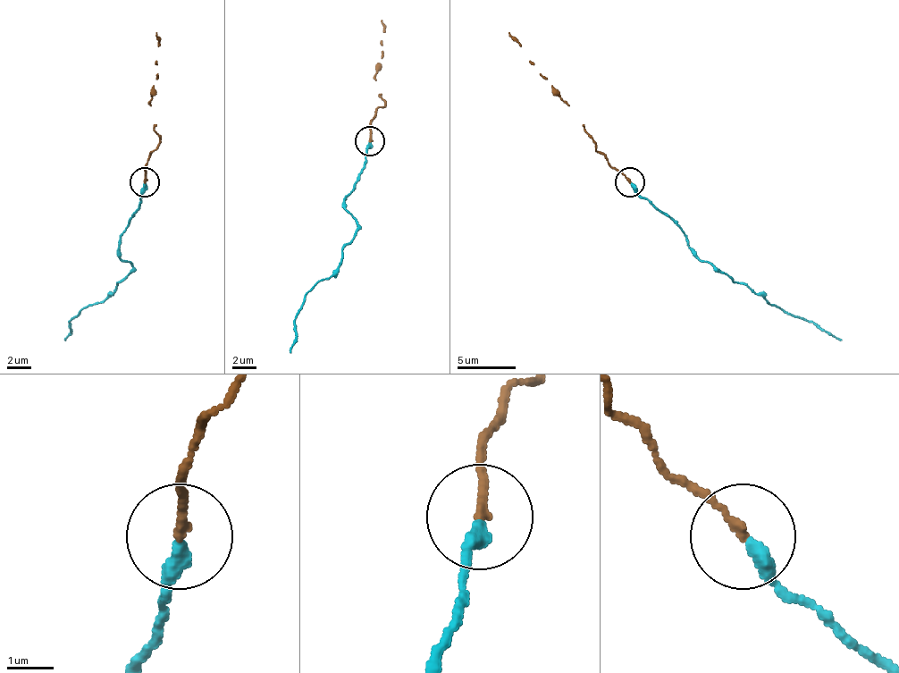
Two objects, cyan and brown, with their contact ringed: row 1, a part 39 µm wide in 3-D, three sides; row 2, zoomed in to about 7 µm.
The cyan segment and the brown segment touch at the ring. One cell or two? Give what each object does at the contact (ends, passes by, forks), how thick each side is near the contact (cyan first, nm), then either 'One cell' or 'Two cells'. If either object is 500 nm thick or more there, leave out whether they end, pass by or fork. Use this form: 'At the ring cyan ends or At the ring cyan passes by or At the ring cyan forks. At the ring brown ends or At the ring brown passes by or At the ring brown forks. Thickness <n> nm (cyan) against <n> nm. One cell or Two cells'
At the ring cyan ends. At the ring brown ends. Thickness 320 nm (cyan) against 180 nm. One cell

